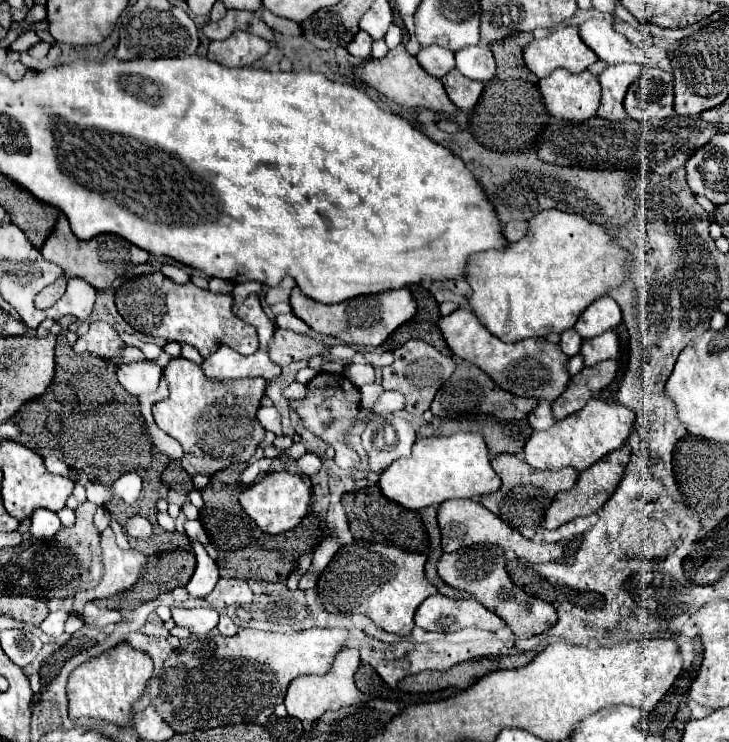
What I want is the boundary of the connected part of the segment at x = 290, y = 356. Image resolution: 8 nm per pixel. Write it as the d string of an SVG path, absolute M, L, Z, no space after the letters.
M277 328L269 340L269 356L279 366L287 366L293 360L309 360L315 354L327 356L327 348L317 338L301 336L293 330Z

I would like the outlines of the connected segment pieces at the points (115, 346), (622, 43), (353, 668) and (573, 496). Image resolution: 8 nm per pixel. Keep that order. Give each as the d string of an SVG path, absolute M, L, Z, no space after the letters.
M91 322L89 332L85 336L77 338L73 350L77 354L81 354L81 352L97 354L103 360L109 360L113 364L145 360L145 356L143 356L143 352L139 348L127 346L125 342L121 342L115 328L111 324L107 324L107 322Z
M591 18L579 26L579 34L583 42L607 64L621 62L637 62L645 64L645 52L631 44L623 34L615 32L611 22L603 18Z
M343 648L335 656L327 674L323 674L323 676L299 676L299 678L291 680L291 684L287 688L287 694L285 694L285 706L287 706L289 716L299 718L303 722L313 722L327 710L339 710L343 706L367 702L367 696L353 682L353 676L355 676L359 664L361 664L359 650Z
M625 444L623 448L607 454L605 458L601 458L599 462L595 462L591 468L583 470L575 482L575 486L571 490L565 490L565 492L559 492L555 496L555 500L551 502L549 510L545 512L545 518L543 518L543 526L547 530L555 530L559 528L561 524L573 520L573 518L579 518L579 516L589 516L593 512L597 512L607 500L609 496L615 492L617 484L621 482L623 478L623 472L625 472L625 466L629 462L629 456L631 456L631 448L629 444Z

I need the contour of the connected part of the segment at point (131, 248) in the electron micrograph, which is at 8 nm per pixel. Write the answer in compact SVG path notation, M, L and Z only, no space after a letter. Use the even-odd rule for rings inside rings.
M63 214L57 218L57 224L55 224L53 232L49 234L49 238L45 240L45 244L41 248L41 254L47 260L55 260L55 264L59 264L61 268L65 268L67 278L69 276L81 276L81 266L73 264L73 262L65 262L65 260L87 260L87 282L91 286L95 286L97 290L109 288L115 278L119 278L121 274L125 274L131 266L147 262L147 258L149 258L149 254L145 250L137 248L135 244L131 244L125 238L119 238L115 234L99 234L99 236L95 236L91 240L79 240L71 232L71 228L67 224L67 218Z

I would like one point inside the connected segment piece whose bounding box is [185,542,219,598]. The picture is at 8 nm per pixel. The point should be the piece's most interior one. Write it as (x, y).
(206, 574)

